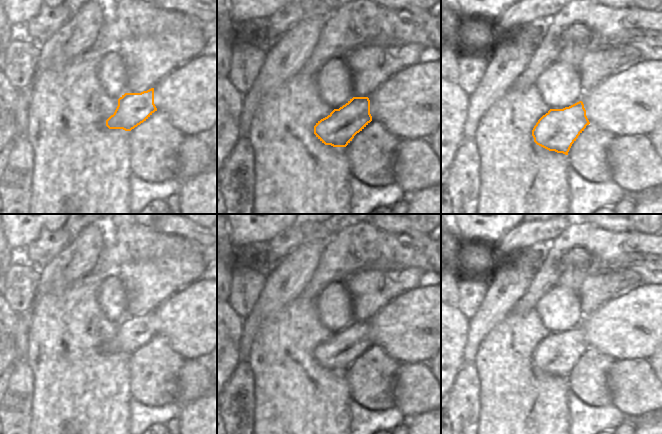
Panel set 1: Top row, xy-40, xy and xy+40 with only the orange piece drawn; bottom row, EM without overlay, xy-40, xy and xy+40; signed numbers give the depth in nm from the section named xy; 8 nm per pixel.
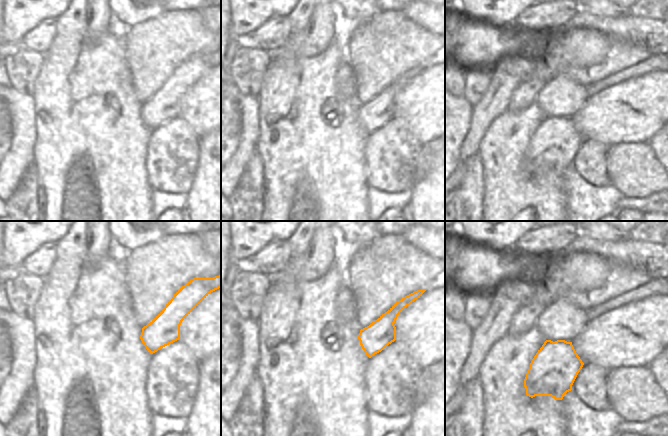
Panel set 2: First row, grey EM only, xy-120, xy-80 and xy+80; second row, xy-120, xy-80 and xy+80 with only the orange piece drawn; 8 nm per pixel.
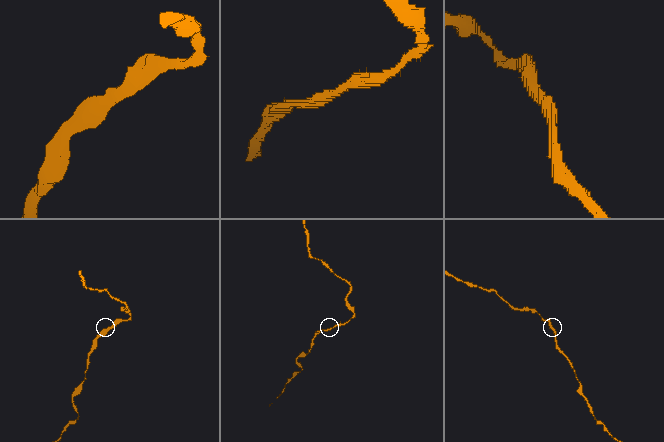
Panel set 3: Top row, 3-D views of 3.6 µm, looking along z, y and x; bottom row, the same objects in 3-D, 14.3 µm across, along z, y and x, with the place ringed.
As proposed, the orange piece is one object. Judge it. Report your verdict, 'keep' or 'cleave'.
keep

